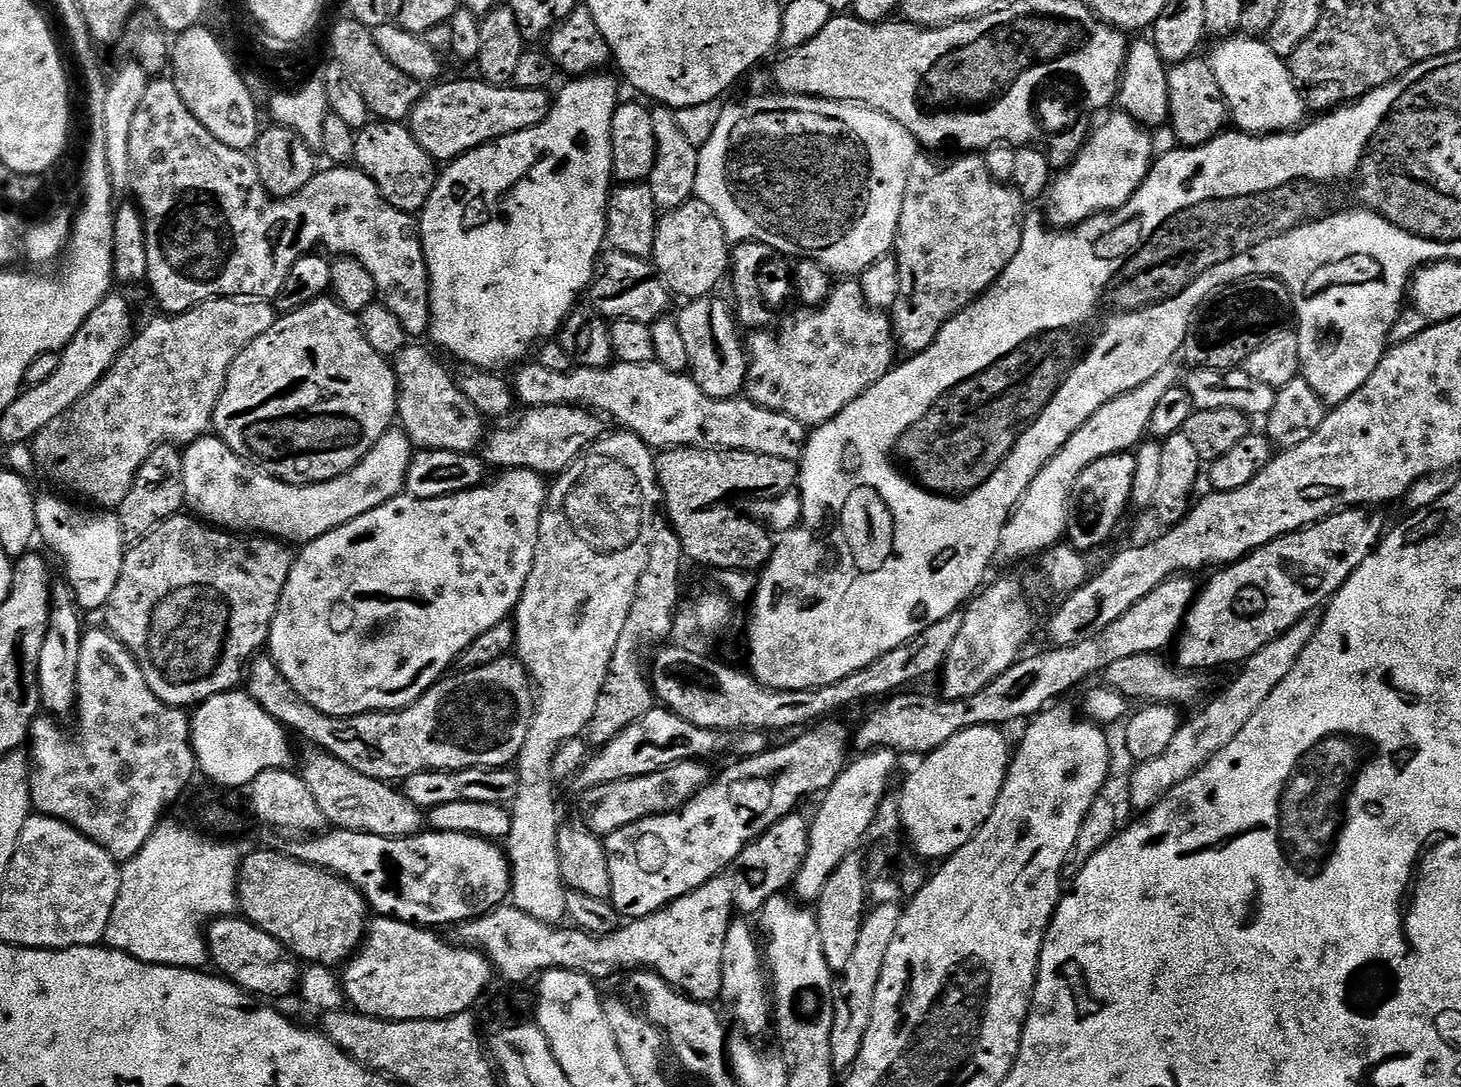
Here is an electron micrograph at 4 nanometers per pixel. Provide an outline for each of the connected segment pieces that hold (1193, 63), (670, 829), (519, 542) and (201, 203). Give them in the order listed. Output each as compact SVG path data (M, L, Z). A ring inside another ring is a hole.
M1200 59L1183 60L1180 64L1168 68L1170 126L1174 130L1177 141L1184 146L1195 146L1213 140L1220 135L1230 120L1228 103L1222 94L1222 86L1218 86L1218 78L1214 74L1211 63L1207 59Z
M836 718L821 719L815 726L801 731L799 735L797 735L801 735L797 740L792 740L789 744L782 745L781 748L772 746L769 747L767 752L763 752L757 756L745 756L737 759L737 764L730 765L717 780L715 777L711 782L705 784L702 790L698 790L698 794L694 794L694 798L690 798L688 804L682 805L676 812L663 812L657 816L647 816L638 822L634 822L630 826L622 826L618 830L607 833L606 847L608 849L608 865L610 866L610 882L612 883L613 893L615 893L617 897L619 895L624 896L624 908L622 904L623 915L632 920L642 919L642 917L646 915L652 915L656 911L667 907L668 904L672 904L676 899L680 899L684 895L698 890L699 887L705 886L705 884L710 882L715 876L732 868L739 856L743 854L744 848L753 840L763 835L772 824L778 823L778 821L789 813L795 813L798 808L796 803L798 803L803 796L808 796L811 792L820 794L827 790L834 782L834 778L838 778L838 774L842 774L844 765L847 764L850 759L850 753L848 753L848 748L850 752L850 728L847 728L842 721L832 719Z
M510 468L499 473L500 477L497 480L492 480L481 483L479 486L464 486L453 496L443 496L437 494L430 497L409 496L401 494L393 496L391 500L385 501L384 504L379 504L377 508L370 510L322 534L317 540L312 540L309 544L303 545L299 549L298 555L293 559L292 569L290 570L290 578L286 582L286 586L282 590L282 598L278 602L278 610L274 614L274 622L272 623L272 632L268 635L266 645L267 651L270 653L272 660L278 666L278 670L282 670L282 674L286 678L286 682L290 682L290 686L303 700L313 704L320 712L324 712L327 716L356 716L359 712L382 712L385 710L399 710L407 708L409 704L413 704L418 698L422 698L422 694L426 694L433 686L439 684L442 677L449 671L451 664L455 665L459 661L460 656L470 646L470 642L474 642L474 638L478 638L490 630L494 626L505 623L515 613L516 603L520 601L522 590L526 586L526 578L530 578L530 570L534 566L534 550L538 546L538 526L540 519L544 513L544 504L548 501L549 485L546 483L545 477L539 472L532 472L529 468Z
M153 79L148 85L148 89L142 94L142 102L138 102L138 110L134 113L134 123L130 125L130 162L128 168L136 171L136 181L132 188L136 191L135 199L144 218L144 266L146 269L146 281L152 287L152 292L156 295L156 300L161 304L163 311L168 314L184 312L193 304L199 304L201 300L210 300L217 296L234 296L237 298L260 298L264 292L279 293L283 289L288 273L296 264L298 252L296 252L296 239L303 230L308 235L308 240L312 244L321 244L324 248L329 248L332 252L340 252L345 257L359 262L364 269L372 276L372 283L375 291L384 295L383 303L389 312L392 312L400 325L404 328L405 337L420 338L420 335L429 331L432 323L432 303L430 302L430 286L428 285L428 263L424 257L424 247L420 241L420 229L411 211L405 210L392 203L391 200L382 194L382 190L368 177L358 166L328 166L328 169L317 171L312 180L302 185L295 193L283 198L273 198L269 196L264 188L264 183L260 180L260 175L256 173L256 165L253 157L248 156L247 151L233 146L231 143L218 139L215 131L207 123L204 124L188 109L188 104L184 101L182 93L176 89L176 84L172 80Z

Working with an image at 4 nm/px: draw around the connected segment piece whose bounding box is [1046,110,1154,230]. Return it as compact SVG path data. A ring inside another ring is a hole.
M1123 110L1111 112L1092 133L1087 133L1080 151L1071 157L1072 165L1065 172L1057 171L1049 183L1048 216L1057 229L1067 230L1093 216L1115 212L1136 193L1154 163L1149 129Z

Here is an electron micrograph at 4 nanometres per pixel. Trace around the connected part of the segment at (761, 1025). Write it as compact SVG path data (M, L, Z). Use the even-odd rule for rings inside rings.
M736 918L730 924L725 936L724 960L723 960L723 986L721 999L732 1002L735 1016L740 1020L741 1028L749 1037L757 1038L772 1026L772 1004L768 989L768 978L764 969L762 952L758 950L758 944L754 938L751 926L746 922L747 919Z

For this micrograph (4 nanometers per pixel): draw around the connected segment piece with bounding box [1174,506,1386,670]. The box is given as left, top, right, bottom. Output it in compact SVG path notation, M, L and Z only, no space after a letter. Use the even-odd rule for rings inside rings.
M1364 506L1345 507L1331 516L1317 520L1307 528L1288 532L1276 540L1271 540L1269 544L1254 549L1235 564L1213 571L1216 573L1209 578L1205 588L1203 585L1197 591L1188 609L1188 615L1184 618L1174 644L1175 663L1191 666L1196 670L1200 670L1203 664L1239 665L1252 655L1258 654L1267 643L1291 630L1308 613L1315 613L1321 605L1336 595L1337 590L1348 581L1350 574L1354 574L1358 565L1380 543L1386 523L1384 524L1383 518L1376 512L1379 511L1369 510Z

